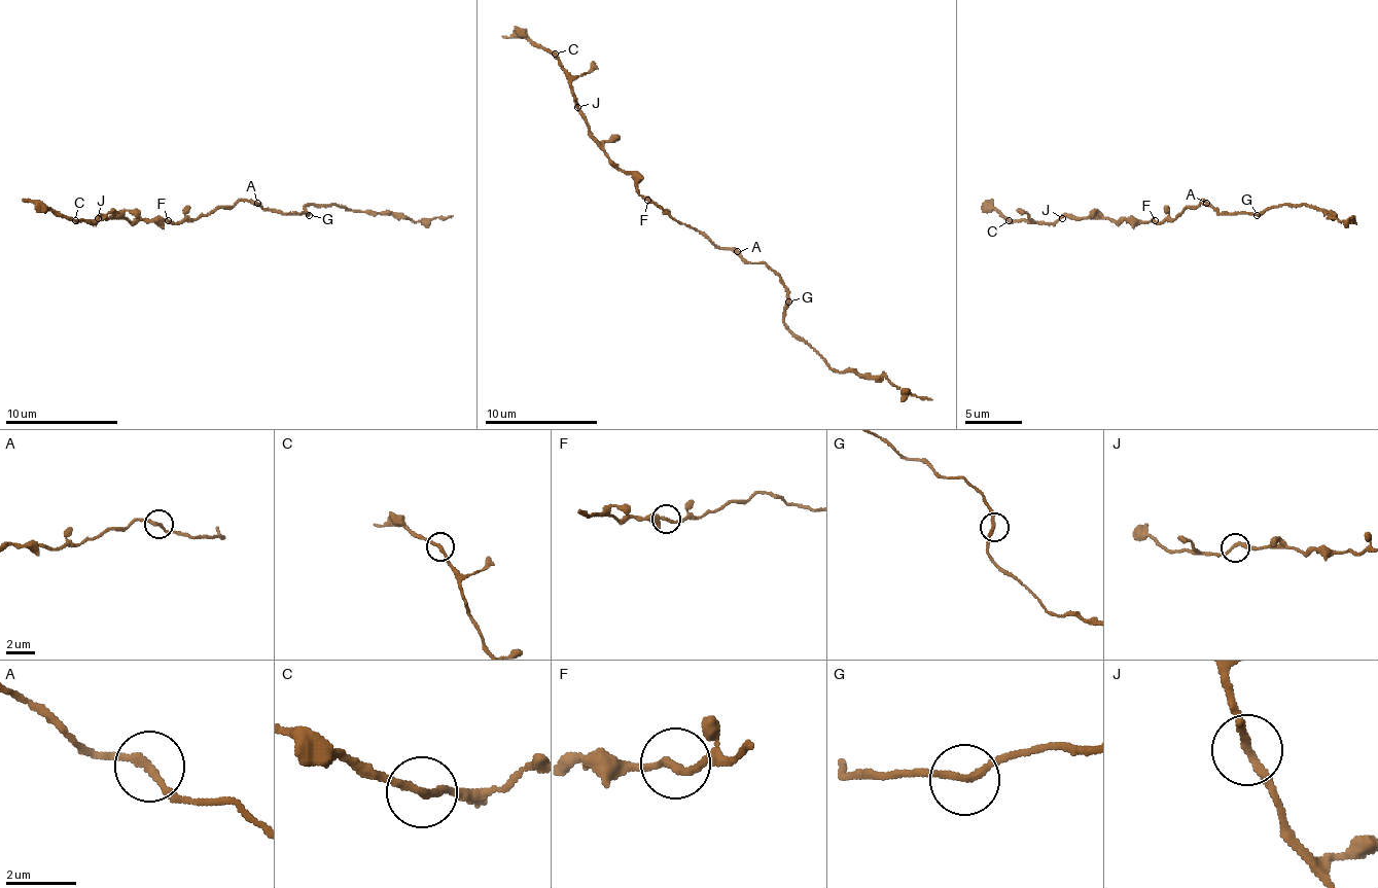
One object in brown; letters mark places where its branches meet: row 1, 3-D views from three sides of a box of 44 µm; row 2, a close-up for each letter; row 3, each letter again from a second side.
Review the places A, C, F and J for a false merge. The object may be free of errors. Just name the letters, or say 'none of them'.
none of them

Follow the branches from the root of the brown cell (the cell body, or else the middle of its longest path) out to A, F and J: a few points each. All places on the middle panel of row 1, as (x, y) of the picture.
A: (707, 237), (721, 248), (738, 251)
F: (707, 237), (673, 220), (647, 200)
J: (707, 237), (650, 203), (608, 157), (577, 107)

